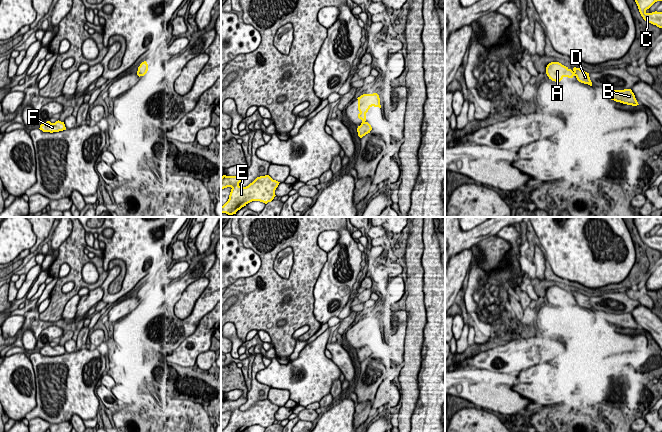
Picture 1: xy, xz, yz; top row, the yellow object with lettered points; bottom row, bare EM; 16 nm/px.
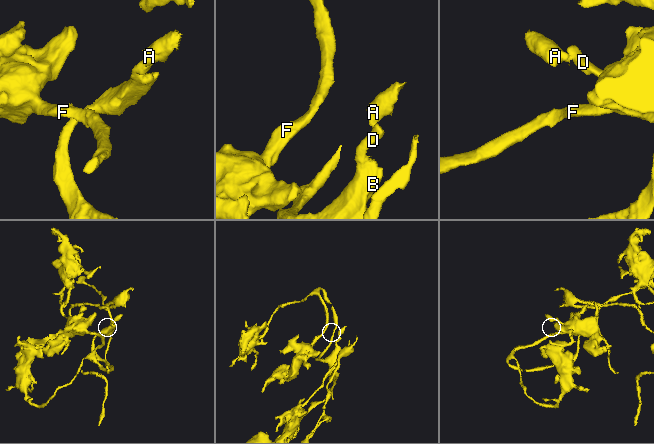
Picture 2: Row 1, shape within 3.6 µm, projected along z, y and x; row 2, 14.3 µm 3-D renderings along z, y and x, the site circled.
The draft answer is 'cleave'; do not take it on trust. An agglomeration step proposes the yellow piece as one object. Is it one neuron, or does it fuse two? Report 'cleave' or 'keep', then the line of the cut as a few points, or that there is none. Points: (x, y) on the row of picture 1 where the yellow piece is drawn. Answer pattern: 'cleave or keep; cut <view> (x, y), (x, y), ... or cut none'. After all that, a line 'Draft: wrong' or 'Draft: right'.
cleave; cut yz (573, 72), (575, 75)
Draft: right

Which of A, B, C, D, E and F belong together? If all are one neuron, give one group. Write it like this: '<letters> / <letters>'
A / B C D E F

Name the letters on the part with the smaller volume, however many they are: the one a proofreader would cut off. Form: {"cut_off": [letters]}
{"cut_off": ["A"]}

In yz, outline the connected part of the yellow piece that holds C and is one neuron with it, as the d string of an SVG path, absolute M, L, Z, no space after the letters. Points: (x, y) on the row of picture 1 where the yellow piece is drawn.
M635 0L643 19L647 23L651 23L659 28L662 28L662 12L657 12L657 11L652 13L646 12L646 10L649 9L657 1L662 1L662 0Z

